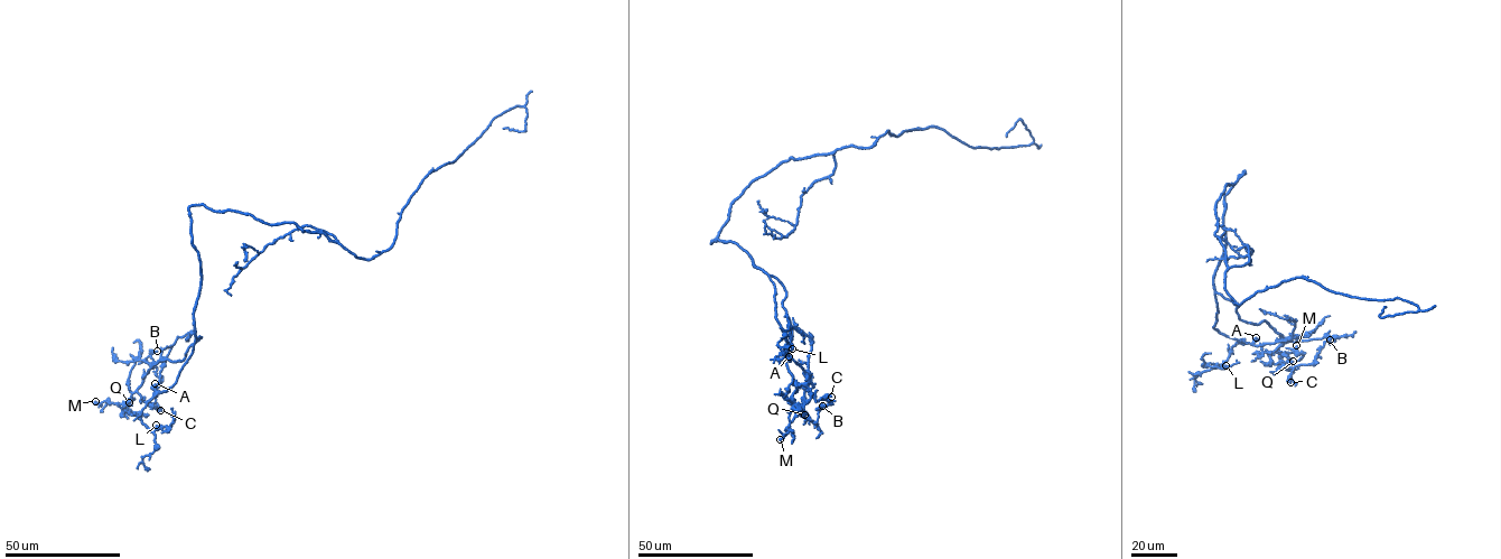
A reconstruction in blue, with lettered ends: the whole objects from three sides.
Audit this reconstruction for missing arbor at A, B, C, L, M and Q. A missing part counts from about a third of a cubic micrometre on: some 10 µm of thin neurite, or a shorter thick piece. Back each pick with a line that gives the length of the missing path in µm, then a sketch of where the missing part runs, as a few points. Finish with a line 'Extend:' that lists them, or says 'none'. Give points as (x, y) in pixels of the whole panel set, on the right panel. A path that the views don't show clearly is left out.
Extend: none

